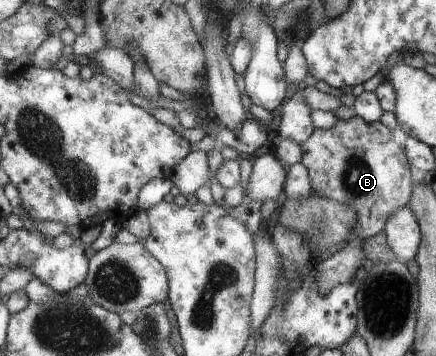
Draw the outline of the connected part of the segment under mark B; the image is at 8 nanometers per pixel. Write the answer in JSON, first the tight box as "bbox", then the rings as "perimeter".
{"bbox":[300,115,412,240],"perimeter":[[[357,115],[337,120],[329,129],[314,128],[300,146],[300,162],[307,168],[313,192],[354,207],[354,238],[364,240],[383,231],[389,214],[405,206],[412,195],[411,165],[379,120],[369,122]]]}

